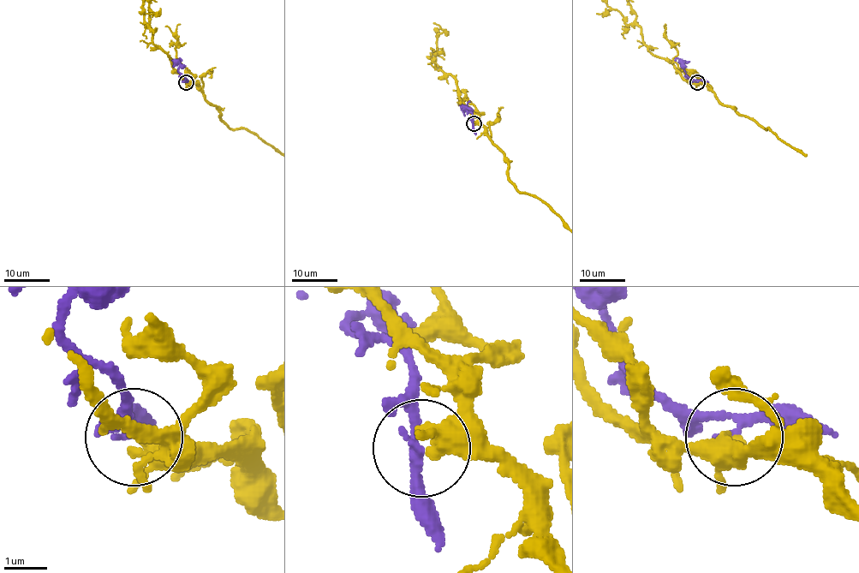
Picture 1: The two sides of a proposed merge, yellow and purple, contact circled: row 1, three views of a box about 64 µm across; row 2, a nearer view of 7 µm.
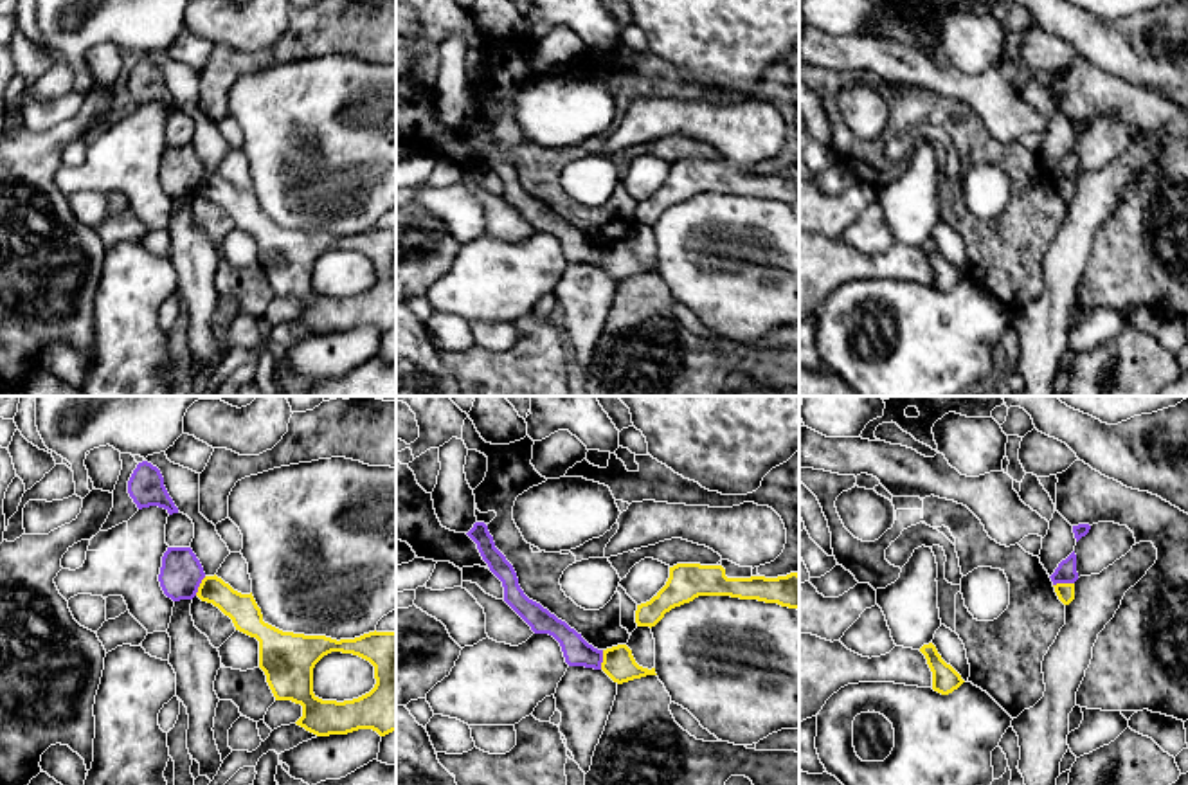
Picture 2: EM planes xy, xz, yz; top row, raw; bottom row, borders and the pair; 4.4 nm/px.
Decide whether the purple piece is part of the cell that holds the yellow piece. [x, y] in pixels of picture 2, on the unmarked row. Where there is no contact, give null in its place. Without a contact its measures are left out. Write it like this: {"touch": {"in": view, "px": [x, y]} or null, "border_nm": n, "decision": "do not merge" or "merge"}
{"touch": {"in": "yz", "px": [1062, 180]}, "border_nm": 100, "decision": "do not merge"}

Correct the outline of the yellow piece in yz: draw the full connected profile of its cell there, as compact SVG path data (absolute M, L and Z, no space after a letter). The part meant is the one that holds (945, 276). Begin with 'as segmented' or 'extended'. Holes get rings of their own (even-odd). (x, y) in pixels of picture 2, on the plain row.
as segmented; M932 239L923 241L920 248L925 252L927 261L932 268L932 286L934 288L941 292L949 292L965 279L961 272L941 256L941 252L938 250Z

